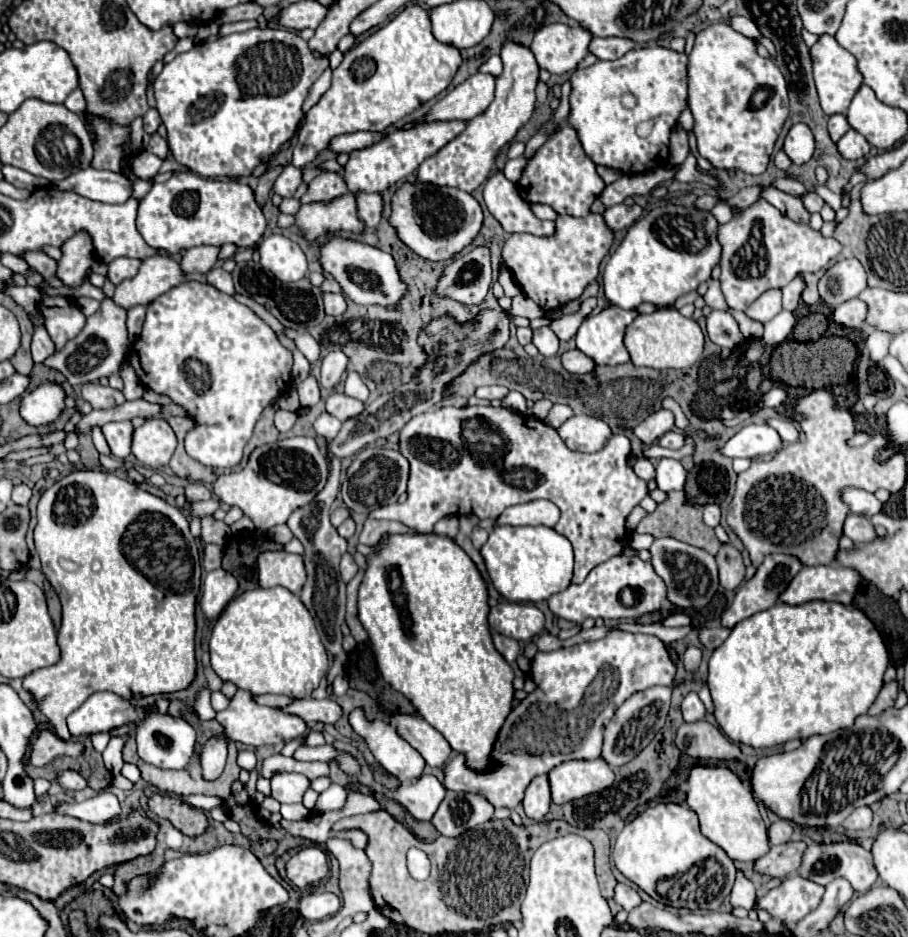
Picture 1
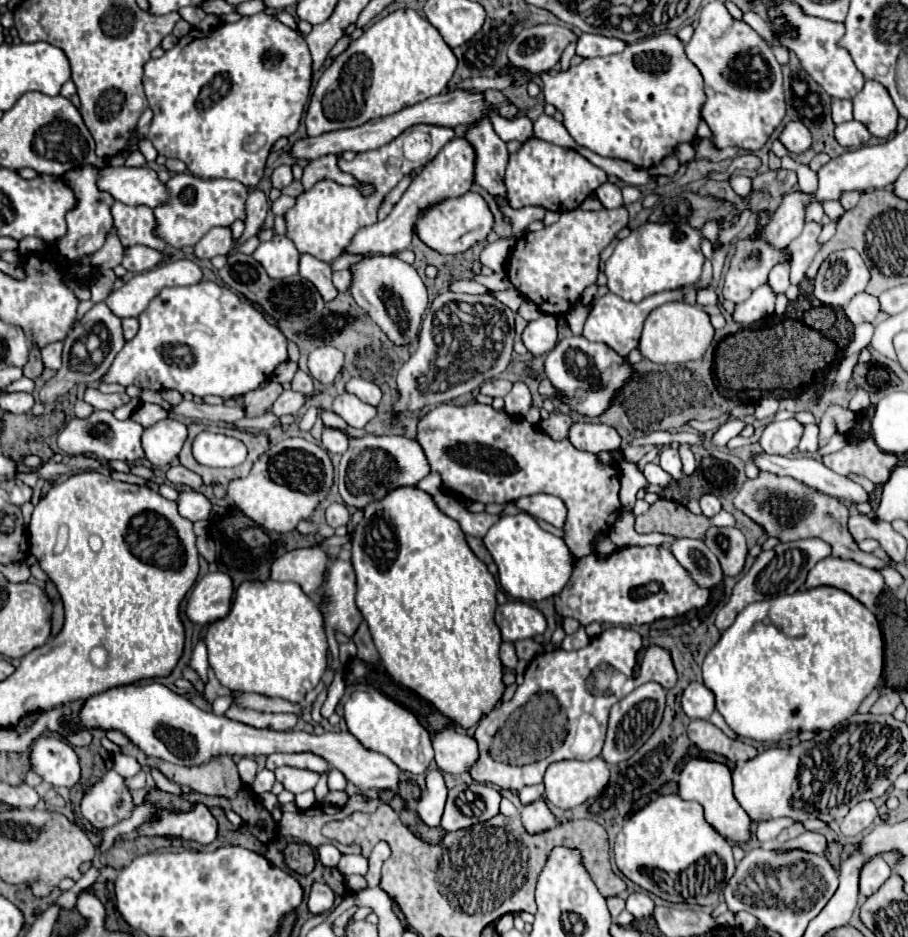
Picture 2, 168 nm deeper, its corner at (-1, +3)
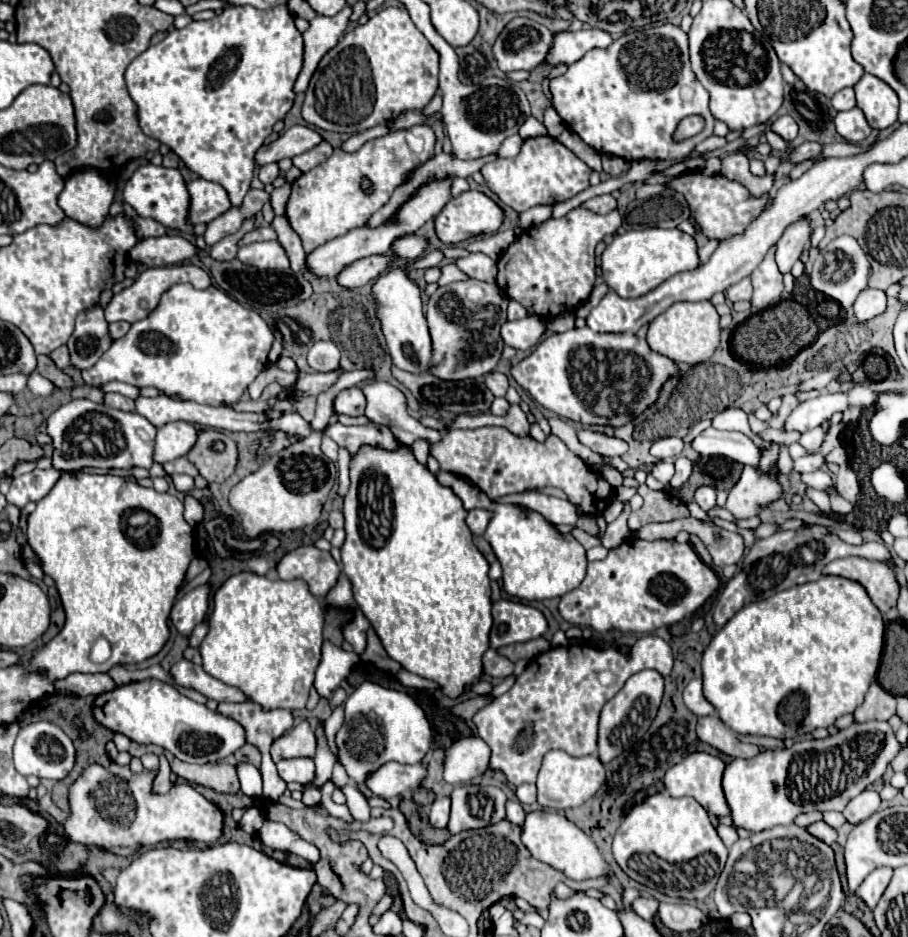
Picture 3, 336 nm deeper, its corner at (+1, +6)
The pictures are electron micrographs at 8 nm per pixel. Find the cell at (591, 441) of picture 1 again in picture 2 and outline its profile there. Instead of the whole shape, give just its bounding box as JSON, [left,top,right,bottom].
[568,423,622,453]

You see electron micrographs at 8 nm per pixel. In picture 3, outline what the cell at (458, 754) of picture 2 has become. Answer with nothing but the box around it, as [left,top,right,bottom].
[444,736,490,784]

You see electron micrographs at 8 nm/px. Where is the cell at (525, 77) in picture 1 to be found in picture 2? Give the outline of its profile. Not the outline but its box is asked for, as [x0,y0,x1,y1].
[344,137,474,255]

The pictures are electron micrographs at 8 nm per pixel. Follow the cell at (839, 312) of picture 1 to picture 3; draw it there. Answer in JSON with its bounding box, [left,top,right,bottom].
[852,288,886,322]

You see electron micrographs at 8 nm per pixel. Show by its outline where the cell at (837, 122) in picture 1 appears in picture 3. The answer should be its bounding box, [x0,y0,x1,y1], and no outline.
[832,88,856,112]

